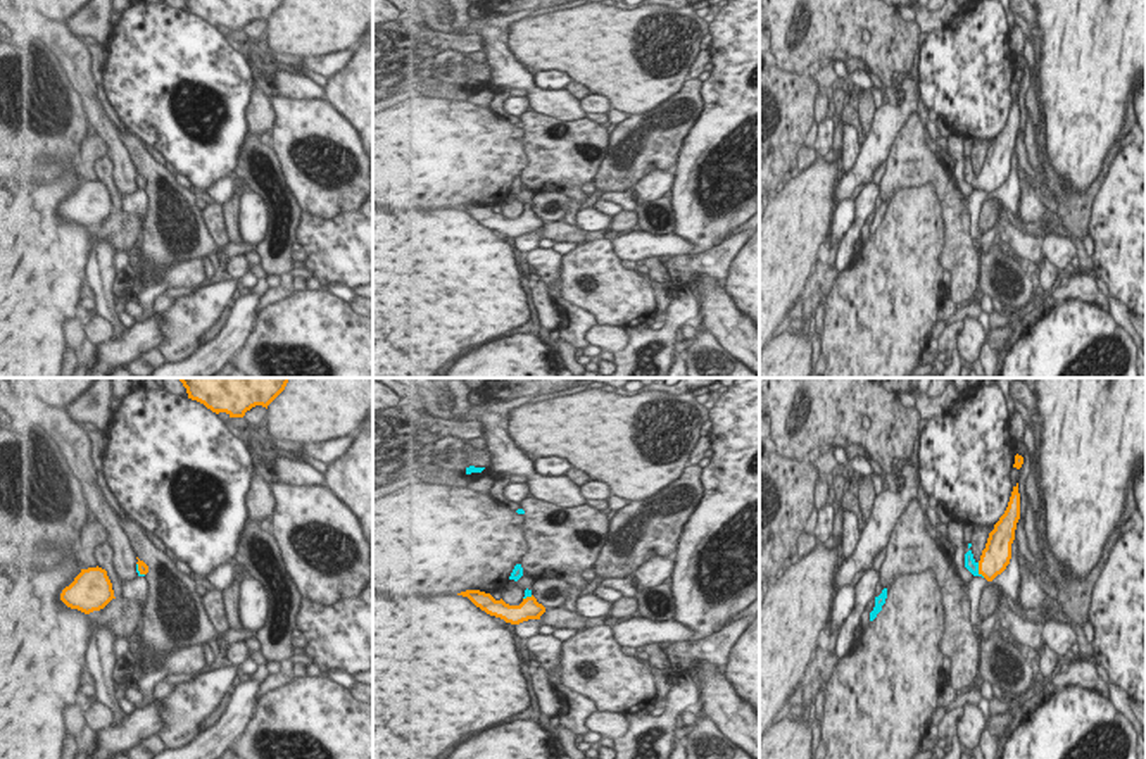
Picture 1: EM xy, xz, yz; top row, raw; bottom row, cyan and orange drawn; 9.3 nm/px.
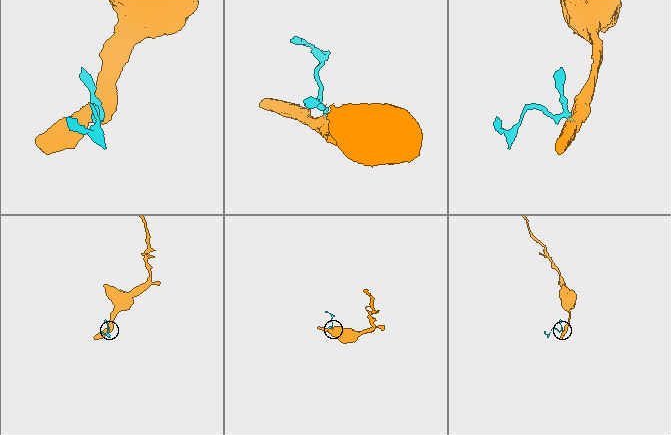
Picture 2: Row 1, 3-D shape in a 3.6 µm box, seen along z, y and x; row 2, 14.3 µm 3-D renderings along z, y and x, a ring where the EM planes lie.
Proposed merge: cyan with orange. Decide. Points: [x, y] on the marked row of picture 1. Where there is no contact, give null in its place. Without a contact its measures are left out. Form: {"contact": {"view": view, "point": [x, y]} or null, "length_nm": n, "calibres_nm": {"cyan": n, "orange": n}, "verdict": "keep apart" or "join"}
{"contact": {"view": "yz", "point": [977, 570]}, "length_nm": 160, "calibres_nm": {"cyan": 120, "orange": 260}, "verdict": "join"}

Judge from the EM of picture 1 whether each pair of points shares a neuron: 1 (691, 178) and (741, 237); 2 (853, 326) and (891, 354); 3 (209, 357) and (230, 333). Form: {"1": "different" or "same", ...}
{"1": "different", "2": "same", "3": "same"}

